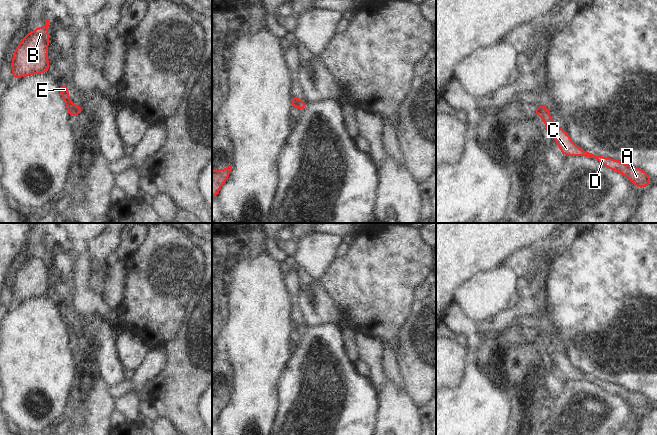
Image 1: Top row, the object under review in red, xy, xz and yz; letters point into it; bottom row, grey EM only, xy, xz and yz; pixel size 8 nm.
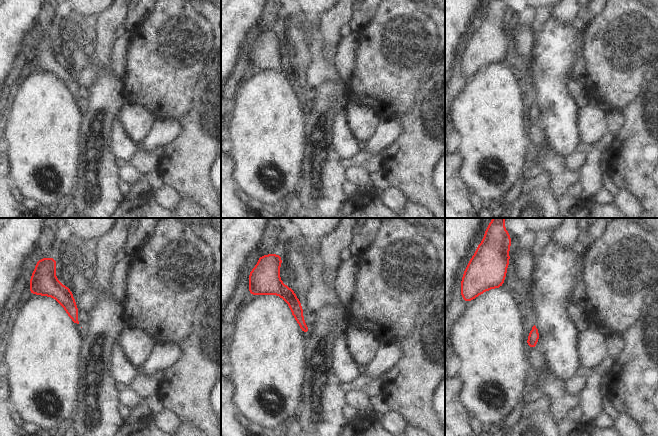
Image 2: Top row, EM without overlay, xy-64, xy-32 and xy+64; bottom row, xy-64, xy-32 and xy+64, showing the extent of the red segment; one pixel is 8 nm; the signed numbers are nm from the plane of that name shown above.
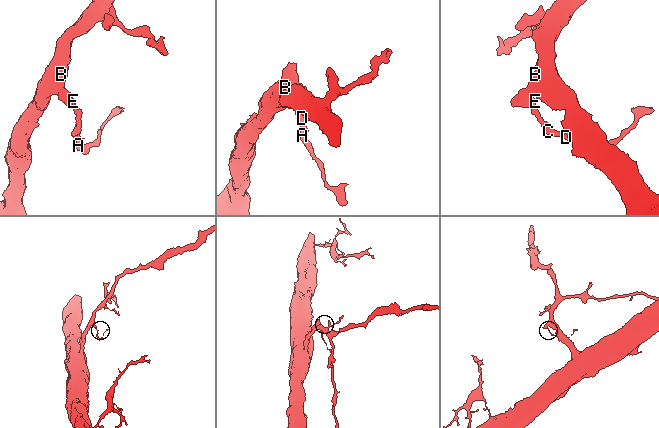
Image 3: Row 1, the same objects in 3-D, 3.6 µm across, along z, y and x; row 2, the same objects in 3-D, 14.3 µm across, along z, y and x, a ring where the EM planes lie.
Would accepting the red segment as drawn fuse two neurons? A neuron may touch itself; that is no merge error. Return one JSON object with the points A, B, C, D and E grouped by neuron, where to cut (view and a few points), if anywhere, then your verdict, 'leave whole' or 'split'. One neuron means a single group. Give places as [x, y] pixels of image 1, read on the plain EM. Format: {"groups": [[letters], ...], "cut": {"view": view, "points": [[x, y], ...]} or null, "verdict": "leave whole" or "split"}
{"groups": [["A", "C", "D"], ["B", "E"]], "cut": {"view": "xy", "points": [[74, 330], [75, 339]]}, "verdict": "split"}

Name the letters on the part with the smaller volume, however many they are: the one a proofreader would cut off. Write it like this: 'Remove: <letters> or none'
Remove: A, C, D

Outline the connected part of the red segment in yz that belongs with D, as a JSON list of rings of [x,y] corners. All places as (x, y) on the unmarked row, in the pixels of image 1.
[[[545,328],[540,329],[538,333],[539,340],[545,346],[545,352],[550,356],[564,380],[584,380],[596,383],[603,390],[620,396],[623,400],[627,401],[634,407],[636,412],[644,412],[651,406],[652,402],[638,391],[631,391],[624,386],[580,373],[571,365],[568,357],[565,354],[560,353],[556,346],[551,343],[549,334]]]

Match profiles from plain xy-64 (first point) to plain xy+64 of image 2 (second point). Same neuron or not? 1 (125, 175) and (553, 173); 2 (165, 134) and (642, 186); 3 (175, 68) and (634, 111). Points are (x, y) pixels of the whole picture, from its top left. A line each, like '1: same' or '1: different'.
1: different
2: different
3: different

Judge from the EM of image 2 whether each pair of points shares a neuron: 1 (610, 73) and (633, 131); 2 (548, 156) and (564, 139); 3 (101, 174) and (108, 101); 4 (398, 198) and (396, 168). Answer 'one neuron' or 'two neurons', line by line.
1: two neurons
2: two neurons
3: one neuron
4: two neurons

